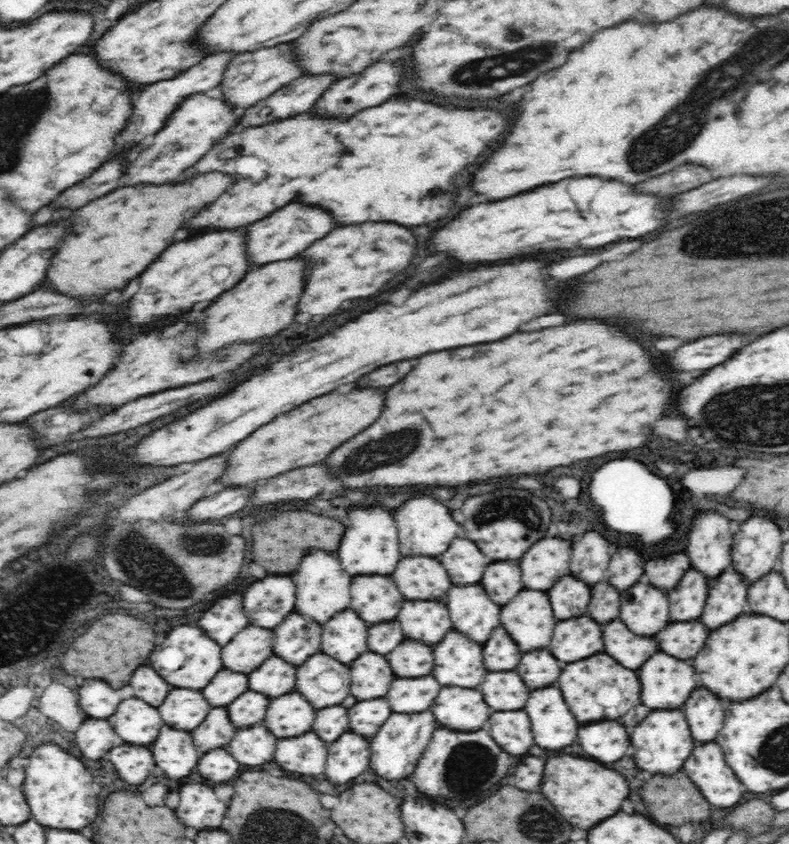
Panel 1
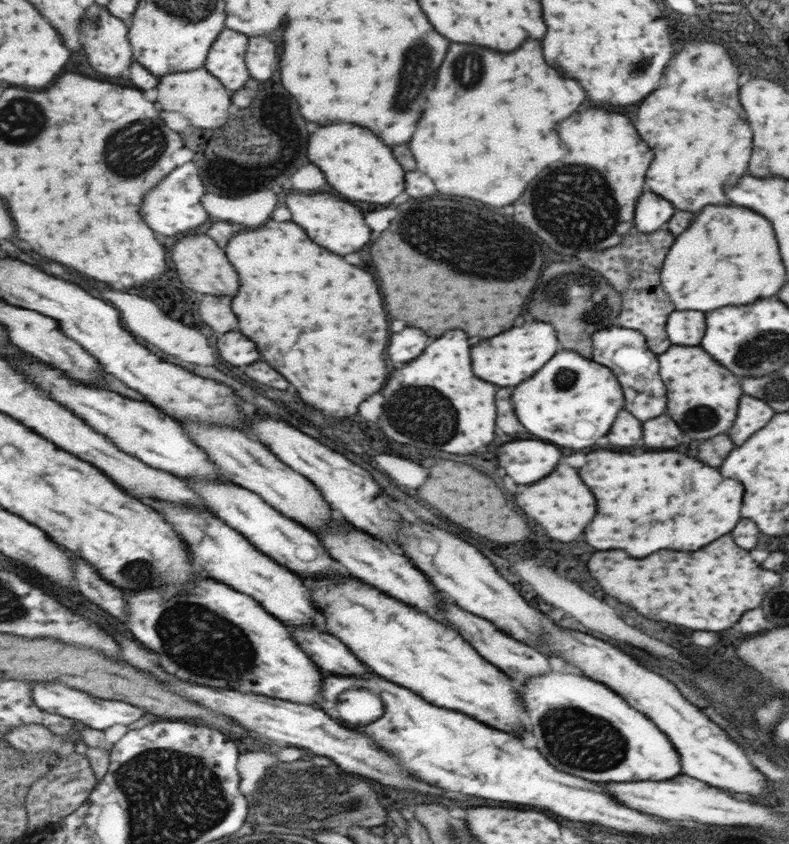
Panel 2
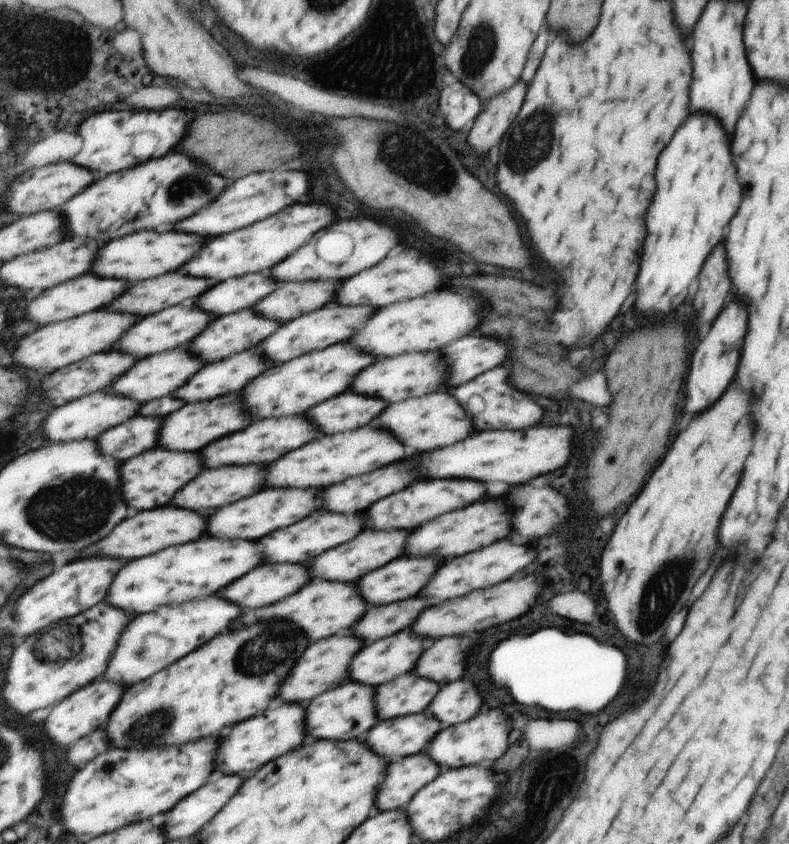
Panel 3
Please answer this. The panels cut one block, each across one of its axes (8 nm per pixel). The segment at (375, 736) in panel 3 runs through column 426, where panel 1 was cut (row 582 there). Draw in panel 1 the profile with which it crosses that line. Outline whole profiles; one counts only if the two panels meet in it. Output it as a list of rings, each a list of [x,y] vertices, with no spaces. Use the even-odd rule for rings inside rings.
[[[728,568],[710,588],[704,614],[698,620],[714,630],[728,624],[728,620],[736,620],[740,614],[752,614],[748,604],[748,590],[748,578],[744,578],[734,568]]]

